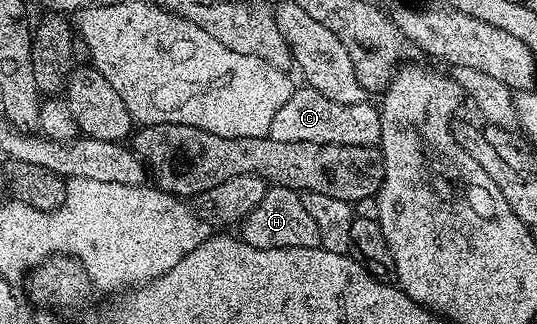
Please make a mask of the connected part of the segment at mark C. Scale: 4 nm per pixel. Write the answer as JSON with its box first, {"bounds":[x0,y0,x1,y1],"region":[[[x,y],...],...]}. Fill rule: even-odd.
{"bounds":[268,87,382,147],"region":[[[307,87],[297,88],[282,103],[278,115],[270,123],[268,136],[282,143],[334,143],[346,147],[379,146],[382,123],[380,110],[375,104],[368,105],[367,100],[358,103],[334,103],[334,99],[326,99],[326,95],[318,95],[318,91]]]}

